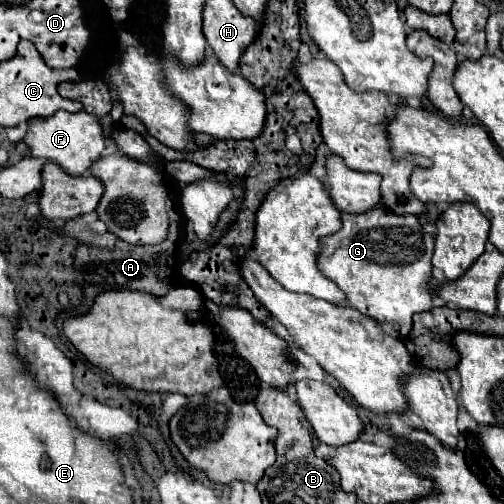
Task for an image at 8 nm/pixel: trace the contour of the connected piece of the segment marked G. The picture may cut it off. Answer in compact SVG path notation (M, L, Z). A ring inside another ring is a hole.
M382 208L368 210L364 214L342 214L342 230L326 240L322 240L322 252L318 256L318 268L326 278L338 284L346 292L348 304L362 314L372 316L380 322L382 330L398 340L404 340L410 334L412 316L416 312L426 312L434 306L430 280L432 280L432 252L434 236L422 230L422 224L416 216L396 216Z

